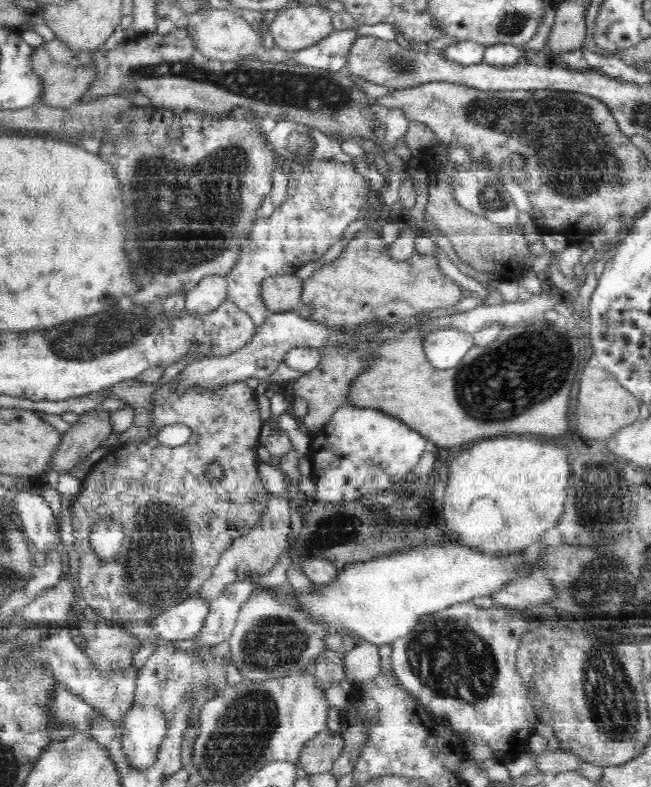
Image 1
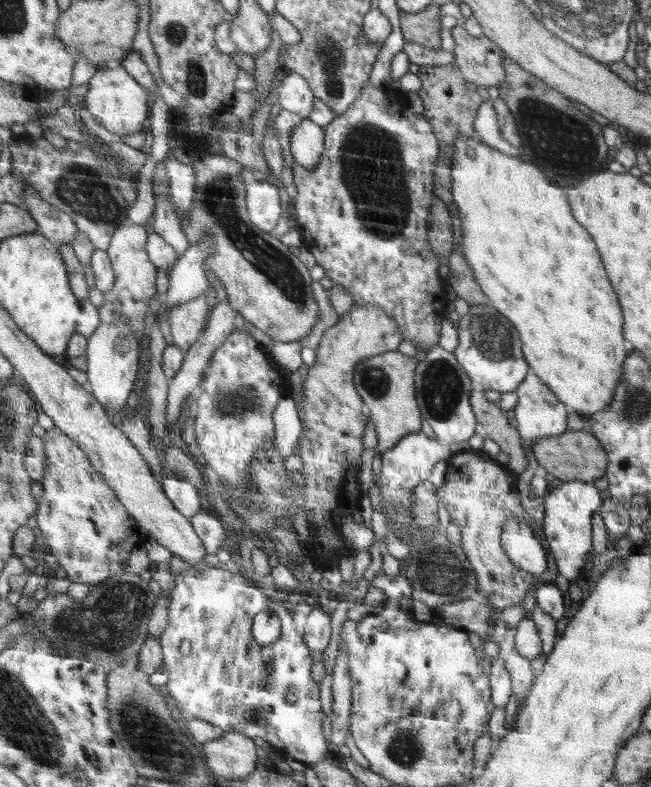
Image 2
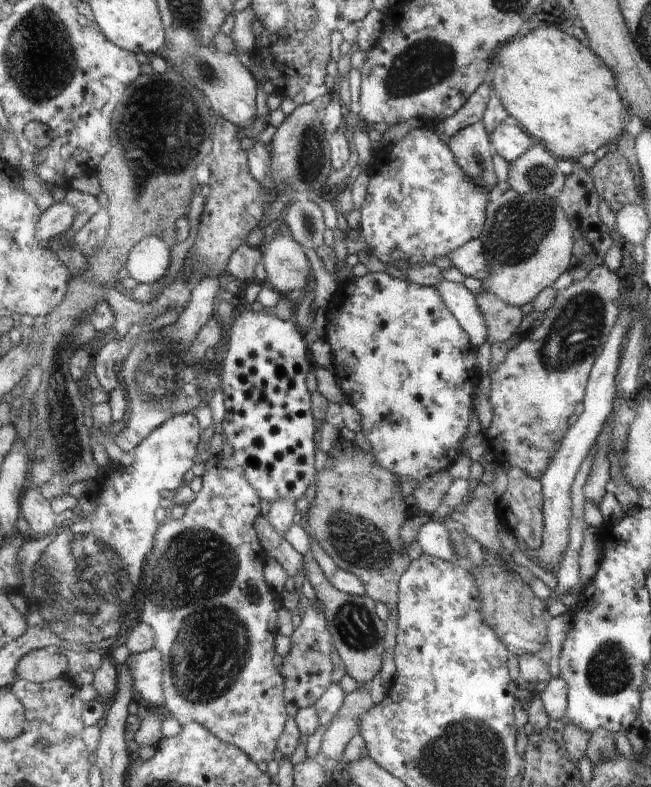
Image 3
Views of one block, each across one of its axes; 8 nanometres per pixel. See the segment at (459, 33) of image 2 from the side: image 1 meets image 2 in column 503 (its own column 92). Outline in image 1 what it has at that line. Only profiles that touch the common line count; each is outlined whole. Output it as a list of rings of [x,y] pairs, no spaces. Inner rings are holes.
[[[58,40],[44,41],[40,46],[40,56],[36,56],[36,68],[48,76],[48,96],[40,100],[40,104],[55,108],[67,108],[73,103],[82,100],[83,96],[97,78],[96,65],[93,65],[92,58],[94,52],[72,51],[68,44]]]

